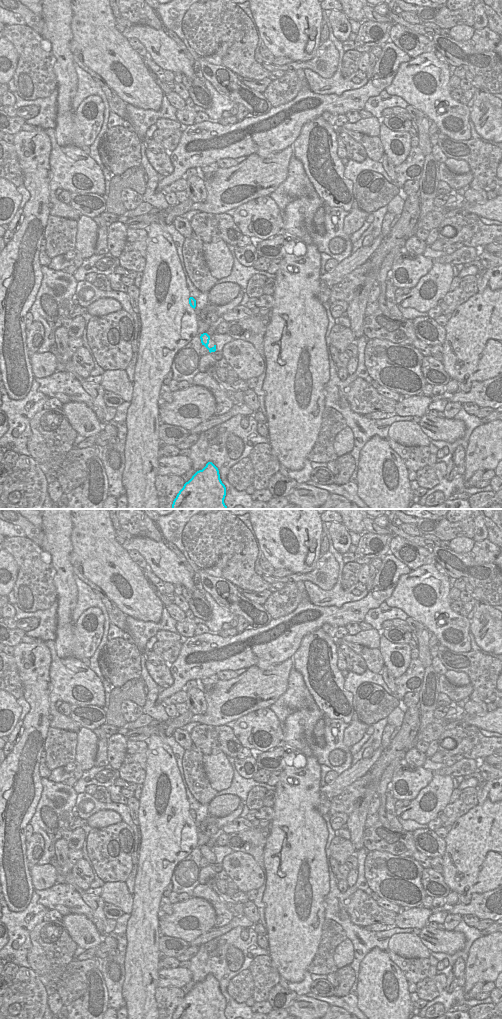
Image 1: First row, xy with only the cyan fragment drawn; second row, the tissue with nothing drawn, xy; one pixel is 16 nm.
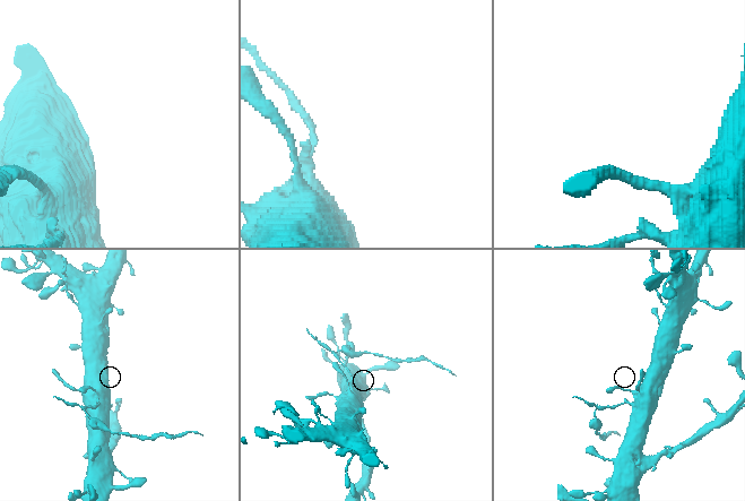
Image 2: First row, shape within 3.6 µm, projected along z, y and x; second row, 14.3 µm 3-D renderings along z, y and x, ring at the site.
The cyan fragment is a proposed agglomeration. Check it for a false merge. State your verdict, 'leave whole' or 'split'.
split

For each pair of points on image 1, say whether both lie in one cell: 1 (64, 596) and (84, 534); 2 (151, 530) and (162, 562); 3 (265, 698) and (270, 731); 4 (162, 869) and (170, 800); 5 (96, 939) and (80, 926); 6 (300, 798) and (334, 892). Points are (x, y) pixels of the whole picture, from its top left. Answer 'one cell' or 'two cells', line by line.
1: two cells
2: two cells
3: two cells
4: one cell
5: one cell
6: two cells

